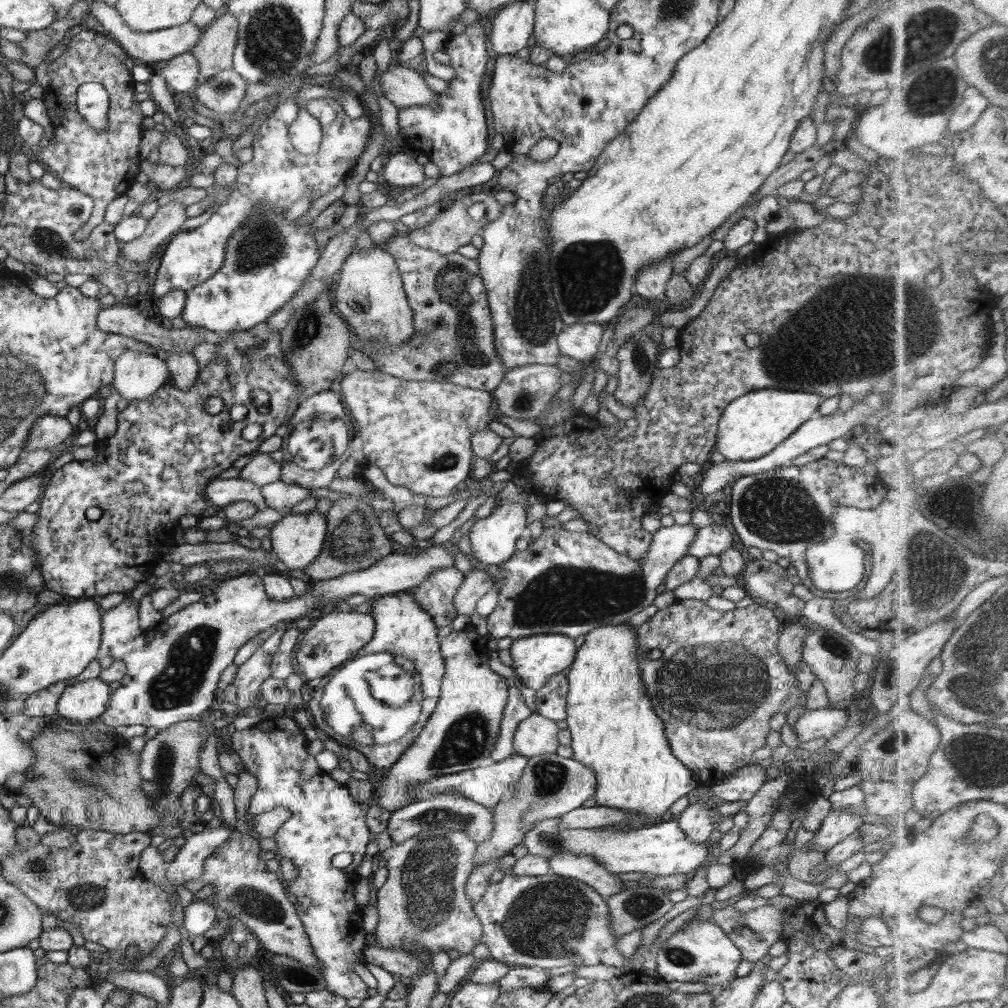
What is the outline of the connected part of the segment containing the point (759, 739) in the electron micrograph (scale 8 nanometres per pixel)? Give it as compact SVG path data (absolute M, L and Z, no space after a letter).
M678 599L666 608L657 609L648 622L636 627L641 659L645 652L656 649L662 651L660 660L640 663L640 674L646 694L650 698L652 708L664 721L665 733L673 755L694 773L702 785L726 778L753 762L754 751L766 746L766 736L771 730L769 718L774 714L787 713L791 708L801 706L804 706L804 712L808 710L807 692L800 691L795 674L779 656L778 641L782 628L783 625L776 614L758 604L720 612L710 608L704 601Z

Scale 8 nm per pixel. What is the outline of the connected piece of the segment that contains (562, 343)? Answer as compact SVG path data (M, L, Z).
M599 323L564 325L557 337L559 352L578 362L592 363L599 357L598 346L602 342L604 327Z

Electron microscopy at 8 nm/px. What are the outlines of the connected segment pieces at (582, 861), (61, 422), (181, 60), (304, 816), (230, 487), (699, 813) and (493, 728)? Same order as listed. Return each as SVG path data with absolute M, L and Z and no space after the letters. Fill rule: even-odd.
M560 852L552 855L548 864L551 873L585 882L604 898L622 890L624 881L598 864L592 856Z
M46 415L40 417L29 434L25 454L38 449L56 448L72 436L74 426L66 417L60 415Z
M187 52L160 64L157 71L172 92L181 94L192 92L197 86L199 68L198 59L191 52Z
M262 714L262 721L260 723L254 725L253 727L250 727L248 729L244 730L236 730L234 734L232 735L232 745L230 746L234 752L241 758L242 765L245 766L245 770L250 772L250 774L253 774L258 780L257 780L257 790L256 793L252 796L250 799L250 806L248 809L248 816L254 816L258 814L262 814L264 812L270 812L278 807L284 807L291 813L291 818L288 820L288 822L284 822L280 828L278 828L278 831L274 834L274 840L276 841L276 844L278 846L277 849L277 855L278 858L288 858L291 859L294 865L296 866L296 869L298 869L298 877L296 879L286 882L287 890L290 892L290 896L296 897L296 908L298 908L298 918L300 918L300 921L302 922L305 930L306 936L308 936L308 942L310 942L312 950L314 951L314 954L320 959L321 962L321 968L318 968L320 972L322 973L322 976L325 978L326 986L330 992L333 992L334 994L337 994L338 996L344 997L344 998L361 998L365 999L368 998L369 995L367 994L367 986L362 981L360 977L360 972L362 969L361 962L359 962L360 954L362 954L362 950L366 948L366 931L364 929L363 924L363 915L362 911L363 908L359 906L359 904L355 901L354 898L354 886L357 883L357 880L360 879L360 877L357 875L357 868L363 858L366 856L366 847L368 846L368 843L371 841L370 836L370 830L368 829L368 826L366 826L366 820L364 820L364 817L366 817L366 811L368 811L368 806L370 804L360 804L356 803L354 799L352 799L352 795L348 793L348 788L346 788L344 785L339 784L338 782L335 782L329 775L328 772L322 772L321 770L317 775L314 775L314 777L311 777L309 780L304 781L303 779L300 779L300 773L302 770L302 765L304 764L304 760L306 760L306 757L308 754L308 744L309 740L306 739L306 736L303 733L303 729L298 726L298 723L294 721L292 717L286 717L285 716L265 716ZM340 853L350 853L354 856L354 860L350 866L346 866L343 870L340 870L340 868L334 868L332 866L332 858ZM351 962L355 962L358 965L359 971L353 971L354 966L350 966Z
M239 477L231 479L216 478L208 483L204 492L205 498L214 502L216 506L225 507L242 501L255 504L258 511L267 506L261 486L256 486L253 482Z
M693 798L686 810L675 818L679 828L688 836L688 841L704 843L712 831L716 829L717 826L712 823L712 818L707 813L711 804Z
M467 625L441 637L440 652L445 662L437 707L415 741L390 767L378 788L379 805L391 812L414 801L414 787L428 779L491 764L490 753L500 734L501 720L508 698L507 679L483 662L484 642L474 626Z

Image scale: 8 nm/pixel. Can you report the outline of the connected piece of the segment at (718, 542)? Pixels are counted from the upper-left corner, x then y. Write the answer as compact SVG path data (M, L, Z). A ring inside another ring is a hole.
M712 523L697 530L695 541L689 548L689 554L696 558L722 554L732 547L732 532L723 524Z

